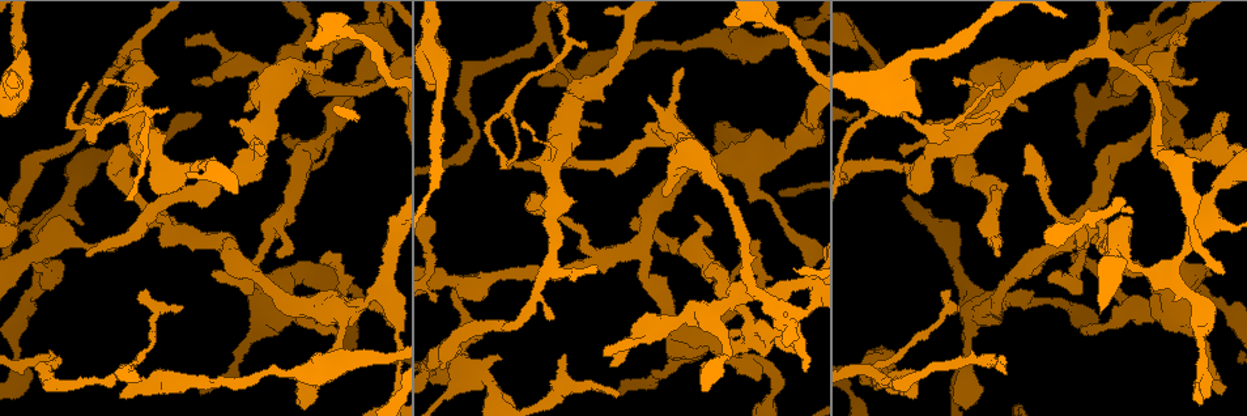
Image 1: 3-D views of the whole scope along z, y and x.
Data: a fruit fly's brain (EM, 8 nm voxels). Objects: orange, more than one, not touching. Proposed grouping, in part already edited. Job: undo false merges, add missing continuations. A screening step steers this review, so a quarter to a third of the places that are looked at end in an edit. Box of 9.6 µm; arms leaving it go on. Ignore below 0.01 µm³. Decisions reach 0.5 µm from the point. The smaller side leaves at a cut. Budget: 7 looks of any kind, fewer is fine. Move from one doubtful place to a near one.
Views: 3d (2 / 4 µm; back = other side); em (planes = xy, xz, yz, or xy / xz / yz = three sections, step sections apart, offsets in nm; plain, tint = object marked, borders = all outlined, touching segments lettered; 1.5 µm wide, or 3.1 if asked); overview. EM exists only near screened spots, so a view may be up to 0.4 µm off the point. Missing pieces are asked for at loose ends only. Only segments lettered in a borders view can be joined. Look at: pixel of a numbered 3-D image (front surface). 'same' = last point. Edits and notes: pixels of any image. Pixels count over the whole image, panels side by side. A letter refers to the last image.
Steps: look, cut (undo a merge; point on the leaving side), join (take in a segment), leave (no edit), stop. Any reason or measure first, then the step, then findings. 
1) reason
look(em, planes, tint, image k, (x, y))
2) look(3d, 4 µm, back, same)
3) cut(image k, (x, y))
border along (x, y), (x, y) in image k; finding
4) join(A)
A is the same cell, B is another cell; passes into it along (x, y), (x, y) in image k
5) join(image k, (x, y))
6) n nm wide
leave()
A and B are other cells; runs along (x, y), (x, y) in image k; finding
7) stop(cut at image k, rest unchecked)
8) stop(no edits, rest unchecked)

a narrow waist
look(3d, 4 µm, image 1, (309, 19))

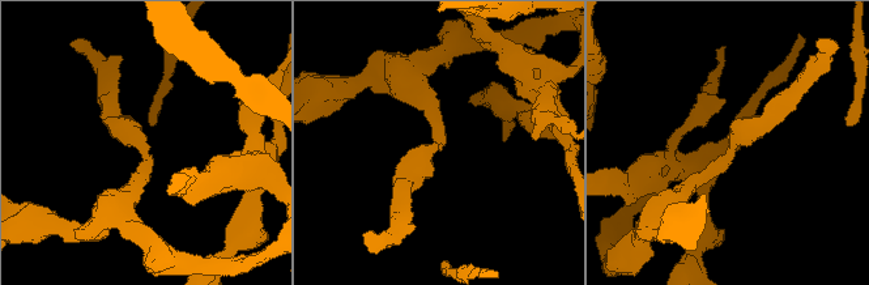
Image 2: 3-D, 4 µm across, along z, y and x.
arms of 220, 300 nm; need the tissue
look(em, xy, step 4, tint, image 2, (731, 149))

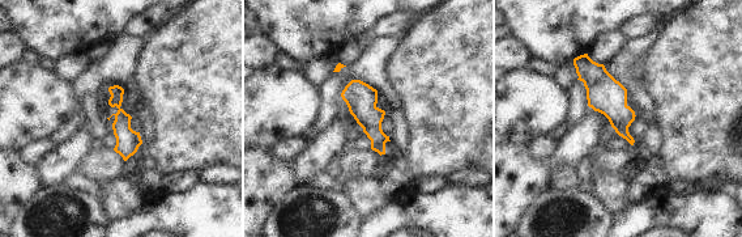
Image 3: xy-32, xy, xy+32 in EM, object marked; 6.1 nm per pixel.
look(em, xy, step 4, borders, same)

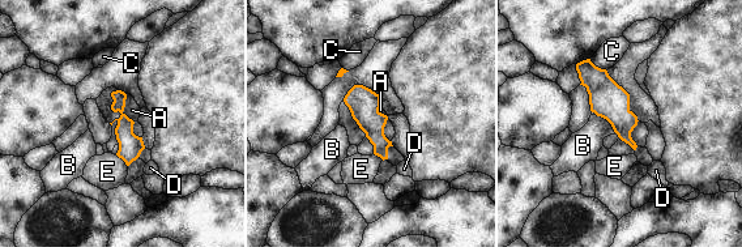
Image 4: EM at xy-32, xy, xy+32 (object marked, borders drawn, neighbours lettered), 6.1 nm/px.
150 nm wide
leave()
A, B, C, D and E are other cells; all the same cell

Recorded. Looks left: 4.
look(em, planes, borders, image 1, (997, 112))

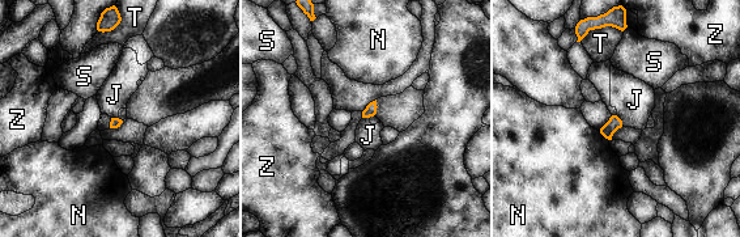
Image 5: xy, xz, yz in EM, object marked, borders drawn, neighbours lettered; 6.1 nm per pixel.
leave()
J, N, S, T and Z are other cells; border along (616, 114), (622, 125) in image 5; no lettered segment goes on from it

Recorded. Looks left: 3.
thick turns thin
look(em, yz, step 4, borders, image 1, (466, 335))

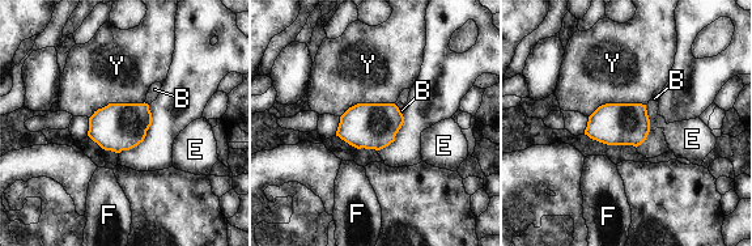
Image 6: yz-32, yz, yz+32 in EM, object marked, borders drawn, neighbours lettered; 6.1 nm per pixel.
Y touches over 360 nm
leave()
B, E, F and Y are other cells; border along (645, 105), (650, 130) in image 6; all the same cell

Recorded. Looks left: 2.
stop(no edits, rest unchecked)

